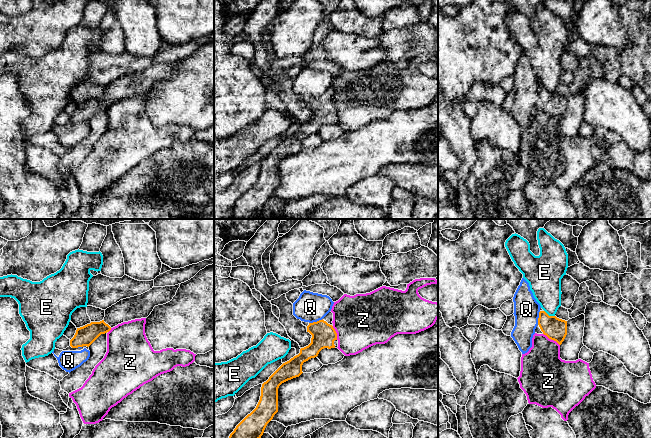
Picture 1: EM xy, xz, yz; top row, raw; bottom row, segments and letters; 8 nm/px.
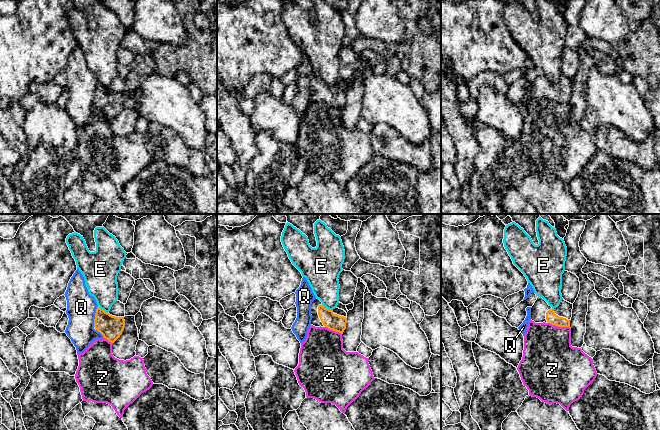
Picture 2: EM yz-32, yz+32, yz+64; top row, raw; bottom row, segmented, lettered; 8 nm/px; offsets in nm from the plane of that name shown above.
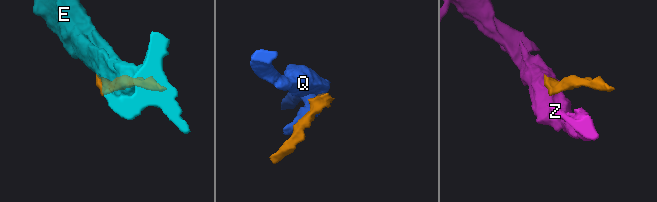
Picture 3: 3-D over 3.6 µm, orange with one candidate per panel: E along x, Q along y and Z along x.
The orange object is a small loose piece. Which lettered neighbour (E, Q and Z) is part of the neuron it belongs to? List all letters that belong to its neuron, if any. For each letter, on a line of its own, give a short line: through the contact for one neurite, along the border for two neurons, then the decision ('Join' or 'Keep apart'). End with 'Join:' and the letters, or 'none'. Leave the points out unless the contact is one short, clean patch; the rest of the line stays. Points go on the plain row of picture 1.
E: Line: yz (544, 86), (549, 91), (554, 92). Keep apart
Q: Keep apart
Z: Line: yz (543, 109), (559, 121). Keep apart
Join: none

